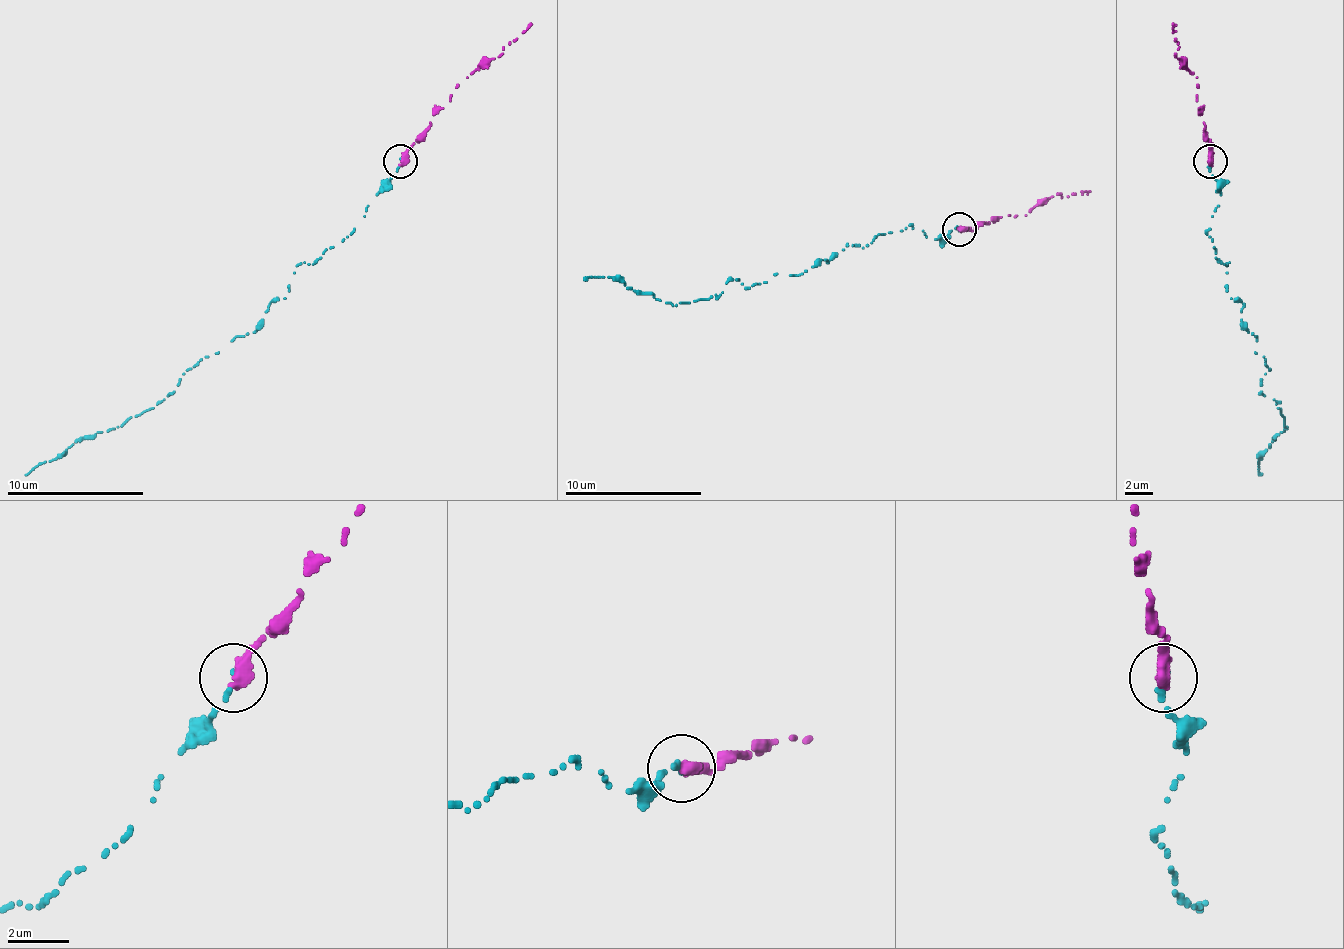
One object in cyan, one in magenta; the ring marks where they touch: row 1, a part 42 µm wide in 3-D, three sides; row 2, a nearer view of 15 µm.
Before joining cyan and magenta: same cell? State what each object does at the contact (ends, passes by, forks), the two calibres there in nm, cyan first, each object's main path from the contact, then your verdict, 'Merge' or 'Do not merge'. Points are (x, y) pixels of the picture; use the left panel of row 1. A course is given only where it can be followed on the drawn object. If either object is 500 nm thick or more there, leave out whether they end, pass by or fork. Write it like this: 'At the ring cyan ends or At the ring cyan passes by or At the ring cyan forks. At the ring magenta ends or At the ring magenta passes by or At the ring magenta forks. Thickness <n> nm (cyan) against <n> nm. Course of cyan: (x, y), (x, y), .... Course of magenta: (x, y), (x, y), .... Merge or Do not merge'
At the ring cyan ends. At the ring magenta ends. Thickness 180 nm (cyan) against 480 nm. Course of cyan: (399, 159), (351, 234), (300, 261), (286, 299), (252, 333), (190, 368), (153, 409), (26, 474). Course of magenta: (399, 162), (451, 100), (458, 83), (495, 59), (530, 21). Merge

